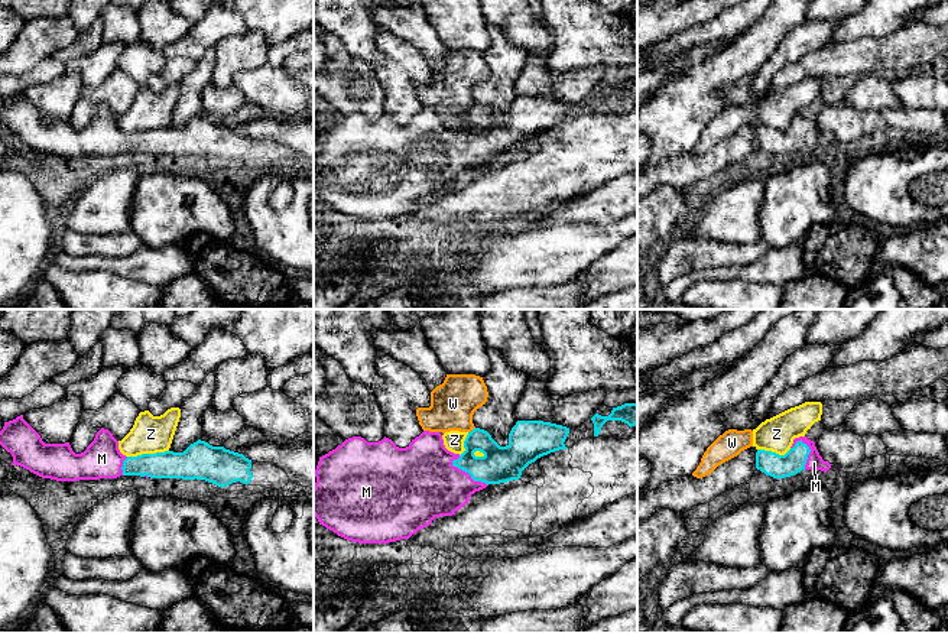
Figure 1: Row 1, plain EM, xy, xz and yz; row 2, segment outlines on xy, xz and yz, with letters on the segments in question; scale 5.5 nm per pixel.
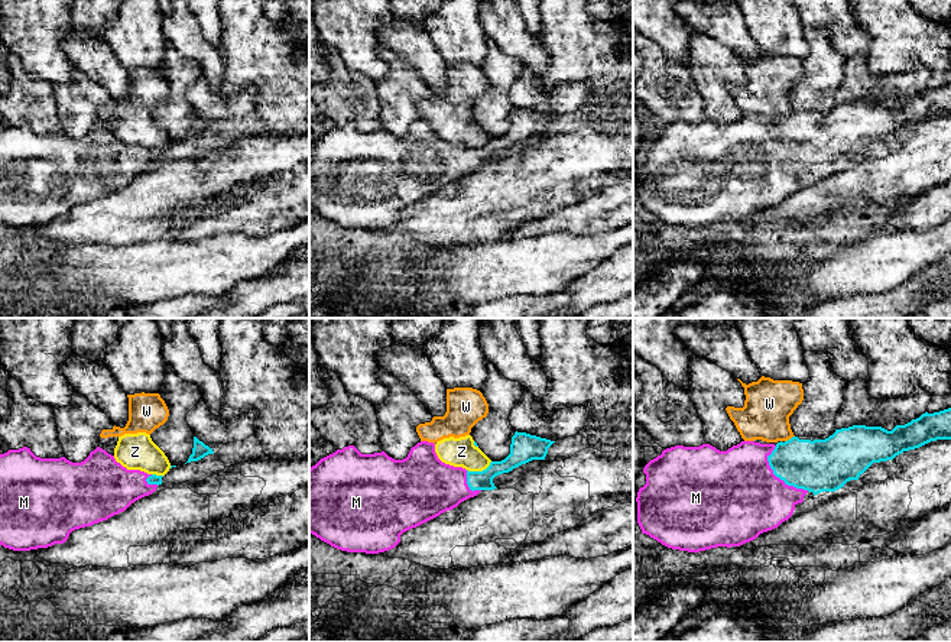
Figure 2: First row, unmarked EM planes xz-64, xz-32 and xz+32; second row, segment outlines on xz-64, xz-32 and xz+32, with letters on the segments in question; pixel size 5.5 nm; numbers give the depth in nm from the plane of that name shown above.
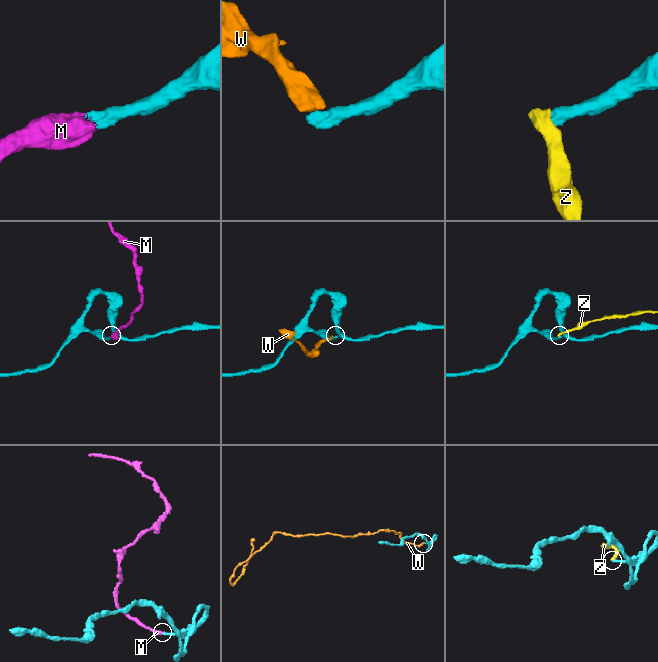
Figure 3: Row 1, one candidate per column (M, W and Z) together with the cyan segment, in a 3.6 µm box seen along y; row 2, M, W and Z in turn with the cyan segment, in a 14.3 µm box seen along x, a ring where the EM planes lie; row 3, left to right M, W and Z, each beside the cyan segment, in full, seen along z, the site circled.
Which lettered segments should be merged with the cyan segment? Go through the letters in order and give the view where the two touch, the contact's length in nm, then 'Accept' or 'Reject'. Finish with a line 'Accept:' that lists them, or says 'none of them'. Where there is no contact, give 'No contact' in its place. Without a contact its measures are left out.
M: Touches cyan in xz. Shared border 240 nm. Accept
W: Touches cyan in xz. Shared border 50 nm. Reject
Z: Touches cyan in xy. Shared border 240 nm. Reject
Accept: M

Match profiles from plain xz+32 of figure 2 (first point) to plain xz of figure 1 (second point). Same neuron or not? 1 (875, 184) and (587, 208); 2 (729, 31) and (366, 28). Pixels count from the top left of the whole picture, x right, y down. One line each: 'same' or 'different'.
1: different
2: different

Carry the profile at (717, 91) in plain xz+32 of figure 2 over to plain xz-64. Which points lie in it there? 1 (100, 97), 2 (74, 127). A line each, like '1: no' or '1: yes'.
1: yes
2: yes

